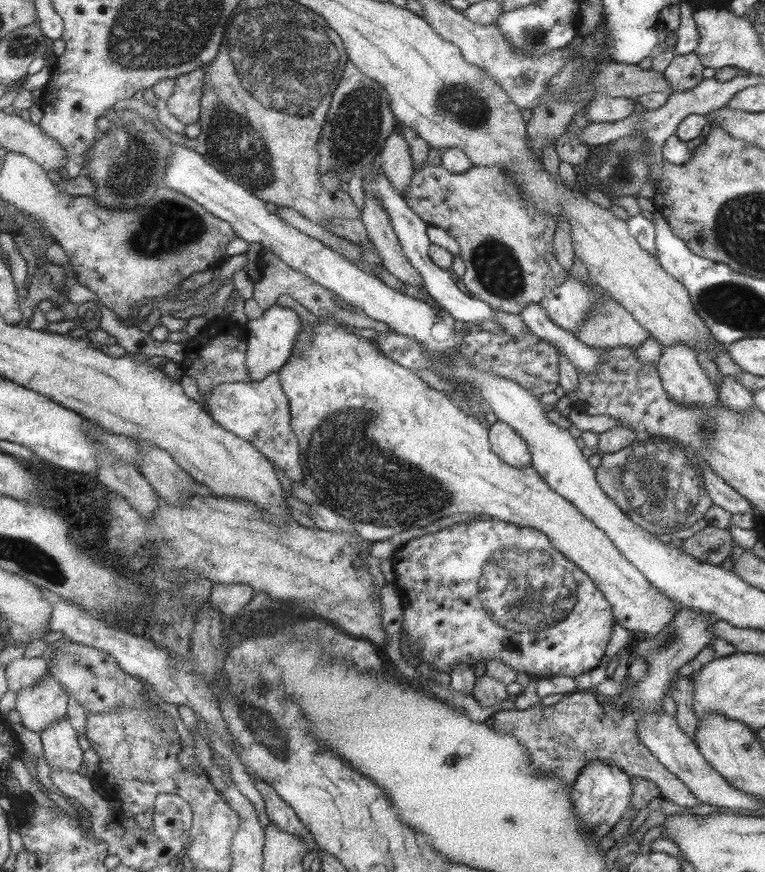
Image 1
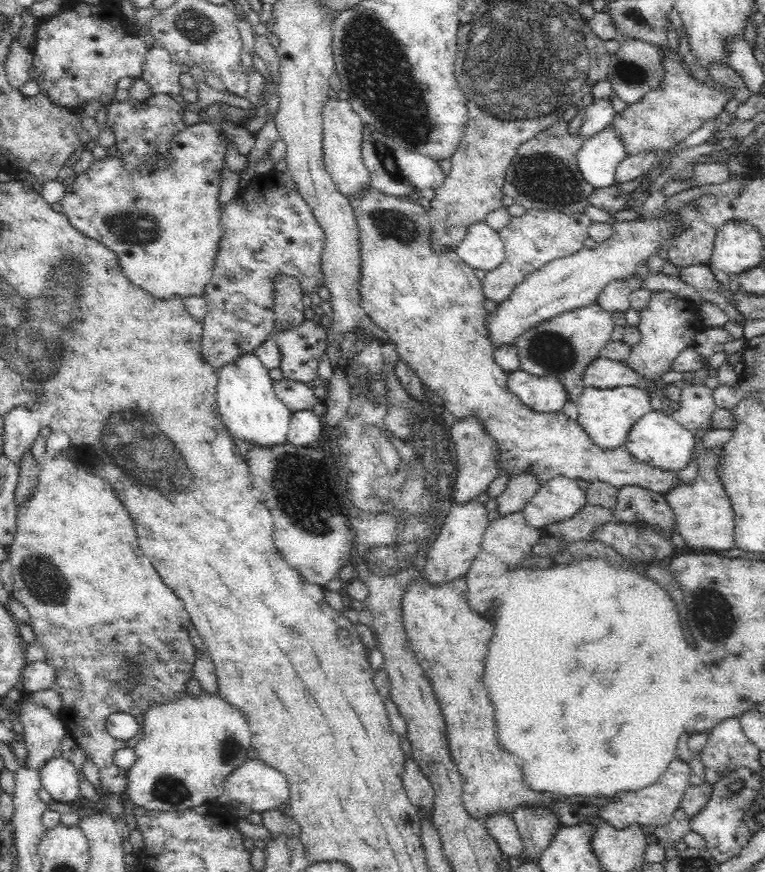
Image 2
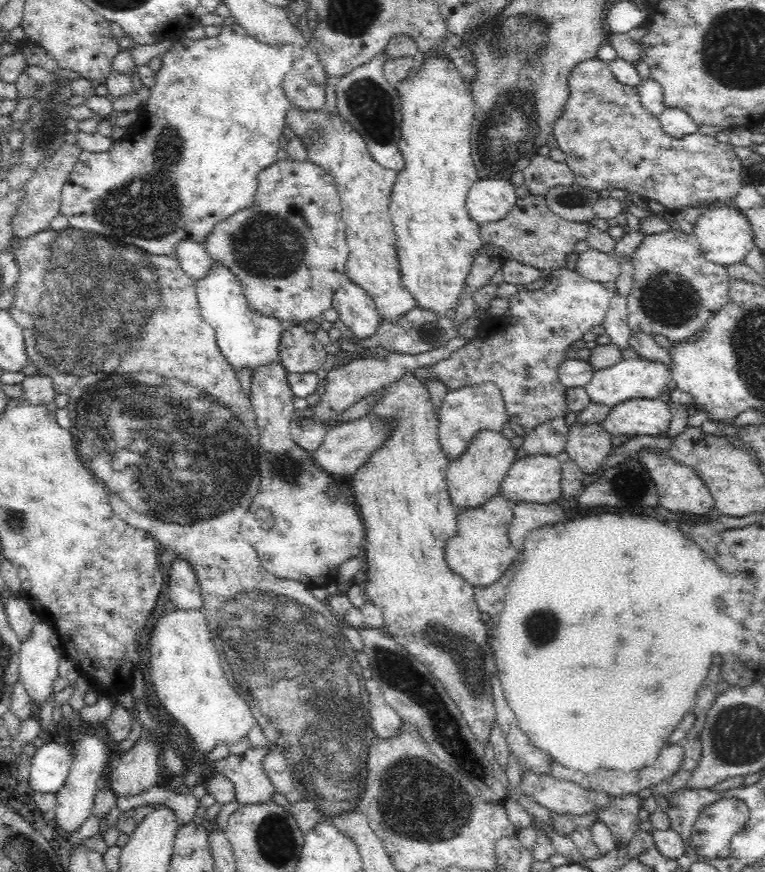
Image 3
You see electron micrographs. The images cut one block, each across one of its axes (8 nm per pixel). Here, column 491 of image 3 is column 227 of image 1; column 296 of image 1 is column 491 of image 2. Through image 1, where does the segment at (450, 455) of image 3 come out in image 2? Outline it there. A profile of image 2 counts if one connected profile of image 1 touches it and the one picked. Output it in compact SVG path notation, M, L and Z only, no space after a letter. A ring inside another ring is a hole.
M475 416L454 422L449 432L457 455L457 476L451 490L452 502L463 505L469 500L476 499L478 494L486 492L492 480L499 476L499 449L496 448L496 443L487 430L483 428L483 422Z

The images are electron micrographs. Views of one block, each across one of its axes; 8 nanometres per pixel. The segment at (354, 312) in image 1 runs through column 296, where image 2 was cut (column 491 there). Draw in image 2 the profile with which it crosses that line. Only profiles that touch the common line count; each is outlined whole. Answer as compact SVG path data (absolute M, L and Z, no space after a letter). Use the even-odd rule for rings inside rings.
M530 209L522 216L512 217L509 224L498 232L504 243L505 259L498 268L487 272L481 282L484 298L500 305L531 272L554 259L582 250L584 240L589 238L589 226L592 223L584 213L568 215L538 209Z

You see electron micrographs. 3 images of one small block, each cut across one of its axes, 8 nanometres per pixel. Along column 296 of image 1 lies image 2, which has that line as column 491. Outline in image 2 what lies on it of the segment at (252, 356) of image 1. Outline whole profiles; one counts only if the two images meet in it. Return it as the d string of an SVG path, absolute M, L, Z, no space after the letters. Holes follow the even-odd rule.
M664 205L654 217L640 215L635 220L616 221L611 224L612 236L593 250L583 247L578 252L554 259L531 272L505 301L497 305L496 312L487 314L486 327L493 346L500 348L502 344L512 345L516 336L535 324L575 308L595 304L597 296L612 281L632 280L640 264L647 266L651 256L659 255L661 250L667 251L675 243L677 233L680 232L677 226L680 220L679 209L673 212Z

